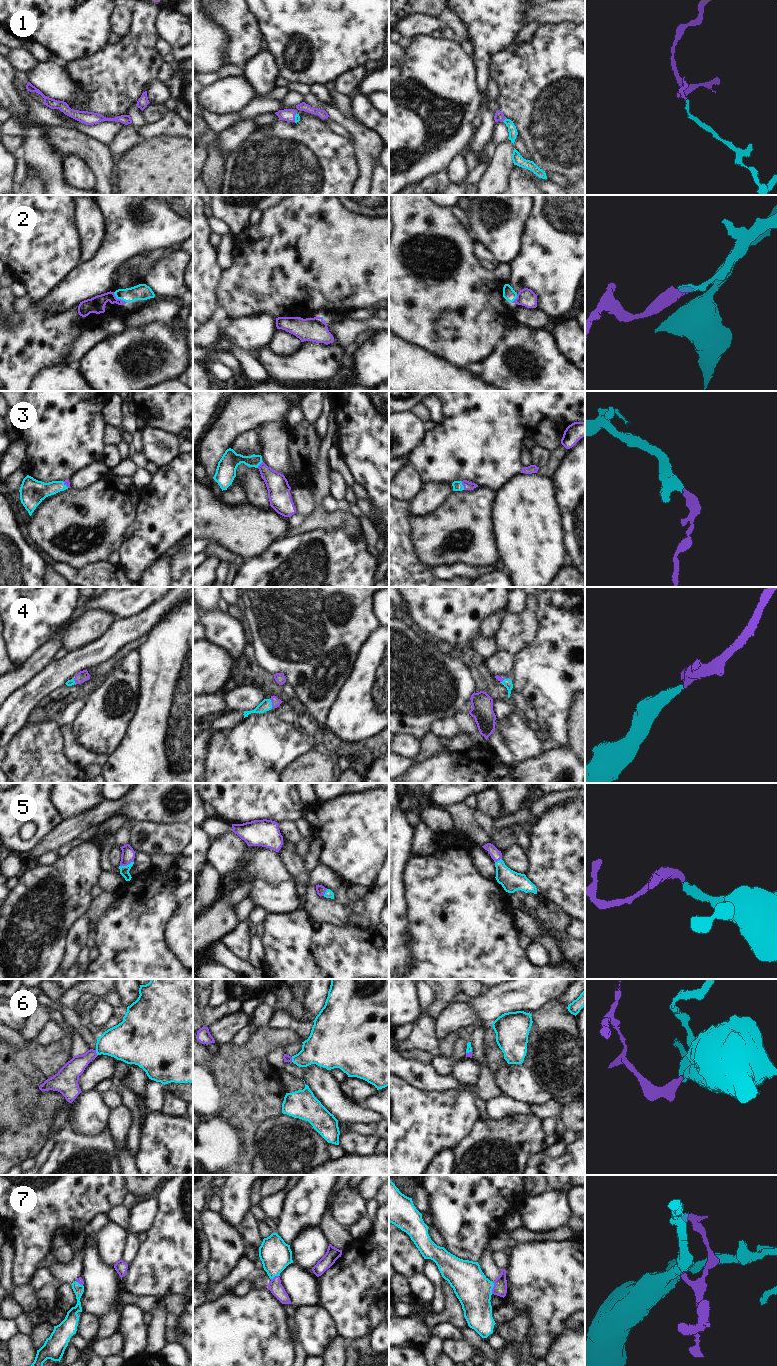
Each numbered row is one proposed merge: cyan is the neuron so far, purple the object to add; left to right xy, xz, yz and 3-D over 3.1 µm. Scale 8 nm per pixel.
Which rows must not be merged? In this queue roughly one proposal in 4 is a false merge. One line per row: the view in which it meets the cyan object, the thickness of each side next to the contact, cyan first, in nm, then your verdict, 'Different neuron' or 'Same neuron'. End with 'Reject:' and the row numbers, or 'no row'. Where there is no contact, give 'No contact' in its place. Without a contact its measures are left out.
1: Touches cyan in yz. Thickness 70 nm (cyan) against 80 nm. Same neuron
2: Touches cyan in xy. Thickness 130 nm (cyan) against 130 nm. Different neuron
3: Touches cyan in yz. Thickness 80 nm (cyan) against 70 nm. Same neuron
4: Touches cyan in xz. Thickness 90 nm (cyan) against 70 nm. Same neuron
5: Touches cyan in xy. Thickness 80 nm (cyan) against 110 nm. Same neuron
6: Touches cyan in xy. Thickness 300 nm (cyan) against 150 nm. Same neuron
7: Touches cyan in yz. Thickness 280 nm (cyan) against 110 nm. Same neuron
Reject: 2.

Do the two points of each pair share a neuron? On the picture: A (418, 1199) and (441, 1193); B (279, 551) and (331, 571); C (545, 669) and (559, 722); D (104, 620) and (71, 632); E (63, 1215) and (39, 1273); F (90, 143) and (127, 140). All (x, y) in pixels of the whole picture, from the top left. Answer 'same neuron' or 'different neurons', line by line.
A: different neurons
B: same neuron
C: same neuron
D: same neuron
E: different neurons
F: different neurons

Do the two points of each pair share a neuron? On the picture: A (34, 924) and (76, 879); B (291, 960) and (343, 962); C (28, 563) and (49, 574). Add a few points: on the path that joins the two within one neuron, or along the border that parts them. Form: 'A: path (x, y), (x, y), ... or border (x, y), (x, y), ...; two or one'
A: path (44, 913), (65, 890); one
B: path (304, 949), (310, 943), (319, 943), (330, 954); one
C: border (47, 563), (43, 576); two

